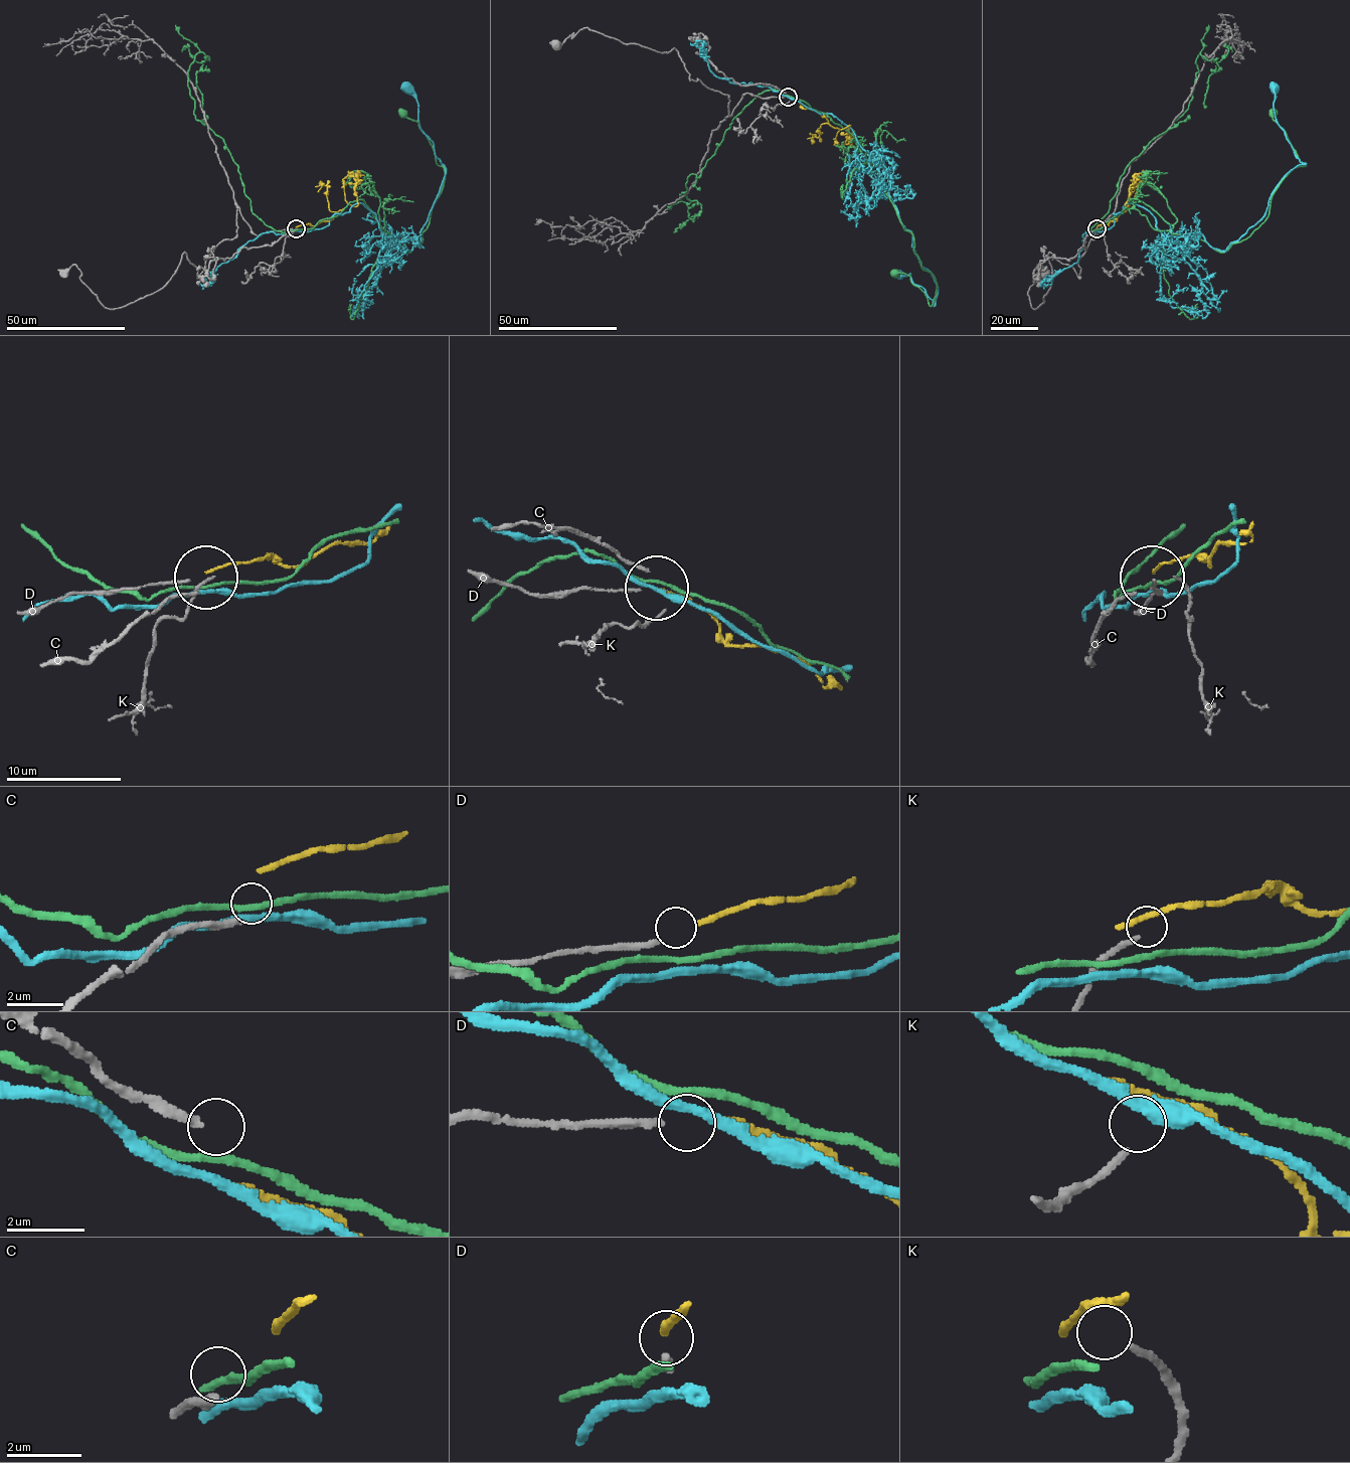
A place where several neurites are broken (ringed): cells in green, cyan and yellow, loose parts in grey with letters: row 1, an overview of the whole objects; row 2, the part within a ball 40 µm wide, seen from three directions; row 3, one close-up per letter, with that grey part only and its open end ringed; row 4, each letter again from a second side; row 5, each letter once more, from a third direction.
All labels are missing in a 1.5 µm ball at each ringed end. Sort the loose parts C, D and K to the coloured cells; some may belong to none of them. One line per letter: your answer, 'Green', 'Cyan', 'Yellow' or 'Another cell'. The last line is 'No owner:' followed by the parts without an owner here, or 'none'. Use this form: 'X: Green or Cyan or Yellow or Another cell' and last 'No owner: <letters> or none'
C: Another cell
D: Yellow
K: Another cell
No owner: C, K

